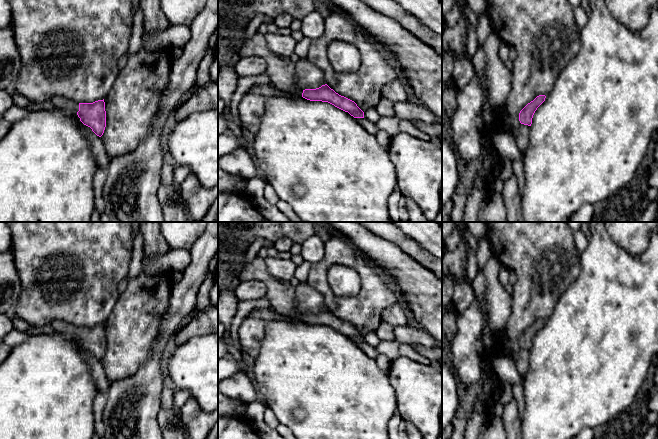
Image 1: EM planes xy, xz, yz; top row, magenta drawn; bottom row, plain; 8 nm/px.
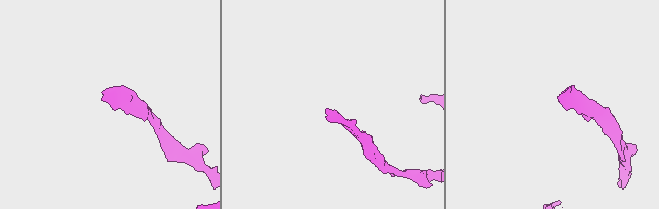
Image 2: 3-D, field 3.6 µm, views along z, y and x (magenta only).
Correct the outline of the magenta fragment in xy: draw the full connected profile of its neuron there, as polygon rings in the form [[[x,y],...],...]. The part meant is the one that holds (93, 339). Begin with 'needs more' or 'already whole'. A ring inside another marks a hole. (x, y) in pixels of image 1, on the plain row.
needs more; [[[53,320],[50,325],[57,333],[76,337],[80,345],[90,351],[97,360],[103,359],[106,351],[104,323],[93,327],[78,327],[63,320]]]

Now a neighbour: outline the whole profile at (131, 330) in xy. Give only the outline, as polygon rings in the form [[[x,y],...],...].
[[[145,271],[127,279],[127,288],[104,322],[106,351],[101,360],[105,375],[111,383],[135,374],[150,358],[160,336],[160,325],[168,312],[173,281],[170,273],[147,274]]]

